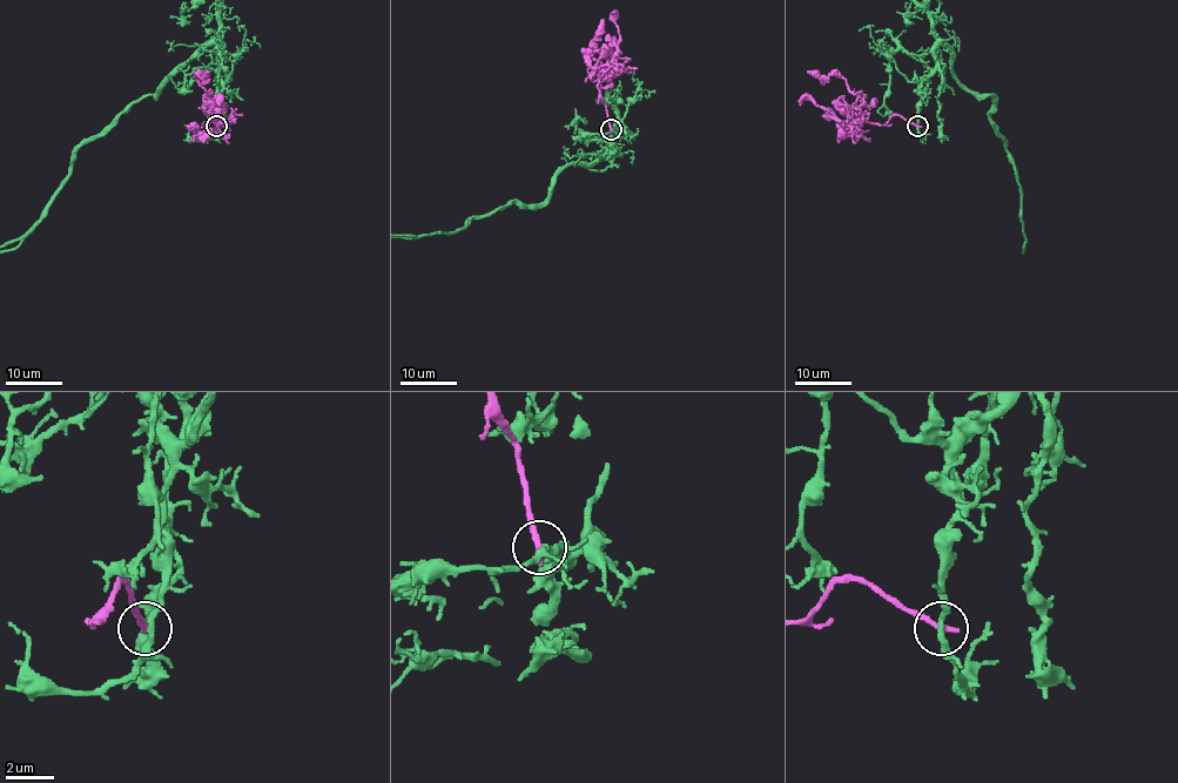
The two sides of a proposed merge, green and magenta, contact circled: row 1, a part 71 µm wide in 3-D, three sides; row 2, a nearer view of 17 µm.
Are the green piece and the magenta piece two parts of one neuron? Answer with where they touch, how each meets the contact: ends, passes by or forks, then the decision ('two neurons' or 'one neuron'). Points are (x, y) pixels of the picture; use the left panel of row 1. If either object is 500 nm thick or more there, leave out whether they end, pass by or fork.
place (216, 126); green passes by; magenta ends; two neurons

